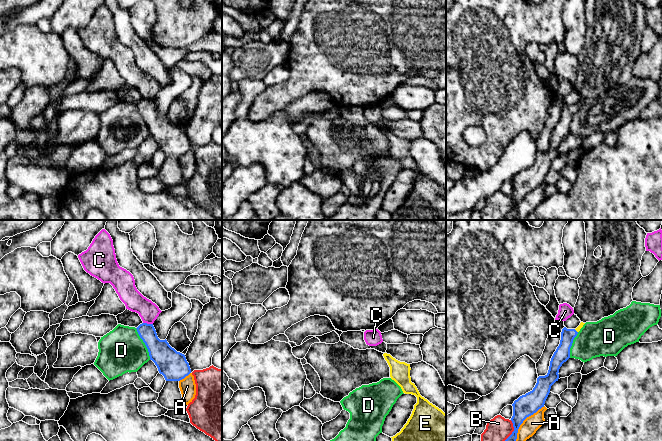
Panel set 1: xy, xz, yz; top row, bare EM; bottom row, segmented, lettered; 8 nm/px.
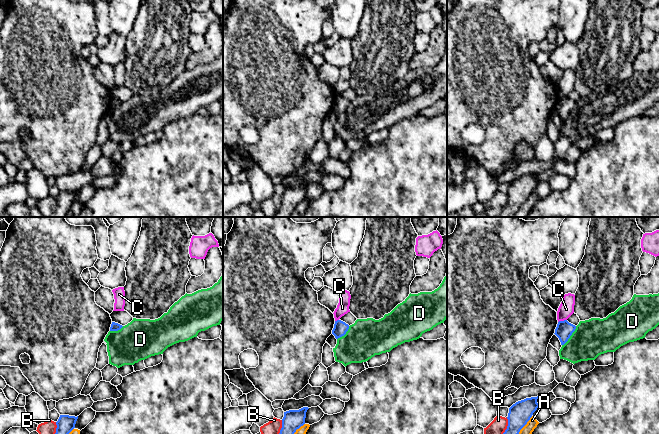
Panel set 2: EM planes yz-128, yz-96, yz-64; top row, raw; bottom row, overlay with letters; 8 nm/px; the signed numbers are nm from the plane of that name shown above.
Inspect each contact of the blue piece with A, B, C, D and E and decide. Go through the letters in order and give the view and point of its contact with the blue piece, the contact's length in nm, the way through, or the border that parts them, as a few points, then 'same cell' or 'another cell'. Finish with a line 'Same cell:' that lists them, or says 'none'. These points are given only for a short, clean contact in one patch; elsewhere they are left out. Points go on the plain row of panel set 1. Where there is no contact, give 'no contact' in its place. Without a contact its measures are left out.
A: yz (523, 196) | 380 nm | another cell
B: yz (512, 208) | 200 nm | along yz (511, 196), (513, 207), (501, 219) | another cell
C: xy (148, 100) | 80 nm | along xy (143, 98), (152, 100) | another cell
D: xy (145, 120) | 280 nm | along xy (135, 104), (147, 125), (150, 135) | another cell
E: yz (576, 107) | 40 nm | across yz (562, 130), (566, 116), (576, 107), (580, 102) | same cell
Same cell: E

